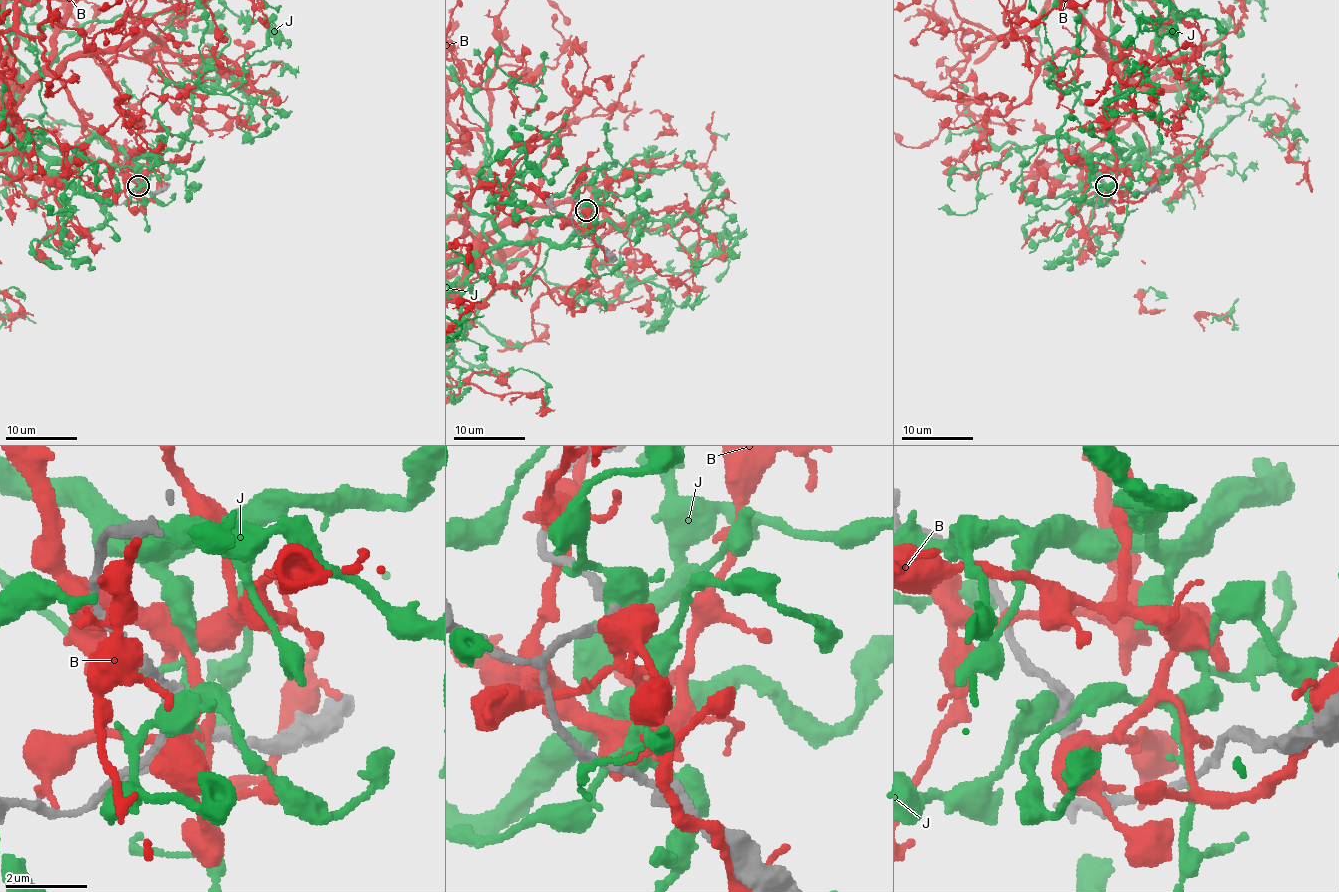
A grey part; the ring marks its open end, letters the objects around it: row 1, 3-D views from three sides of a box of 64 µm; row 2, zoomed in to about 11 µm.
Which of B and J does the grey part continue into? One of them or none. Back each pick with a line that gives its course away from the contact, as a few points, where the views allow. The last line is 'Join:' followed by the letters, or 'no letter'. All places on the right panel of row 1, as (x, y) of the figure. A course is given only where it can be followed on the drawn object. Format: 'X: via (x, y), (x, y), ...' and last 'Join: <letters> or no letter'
Join: no letter

